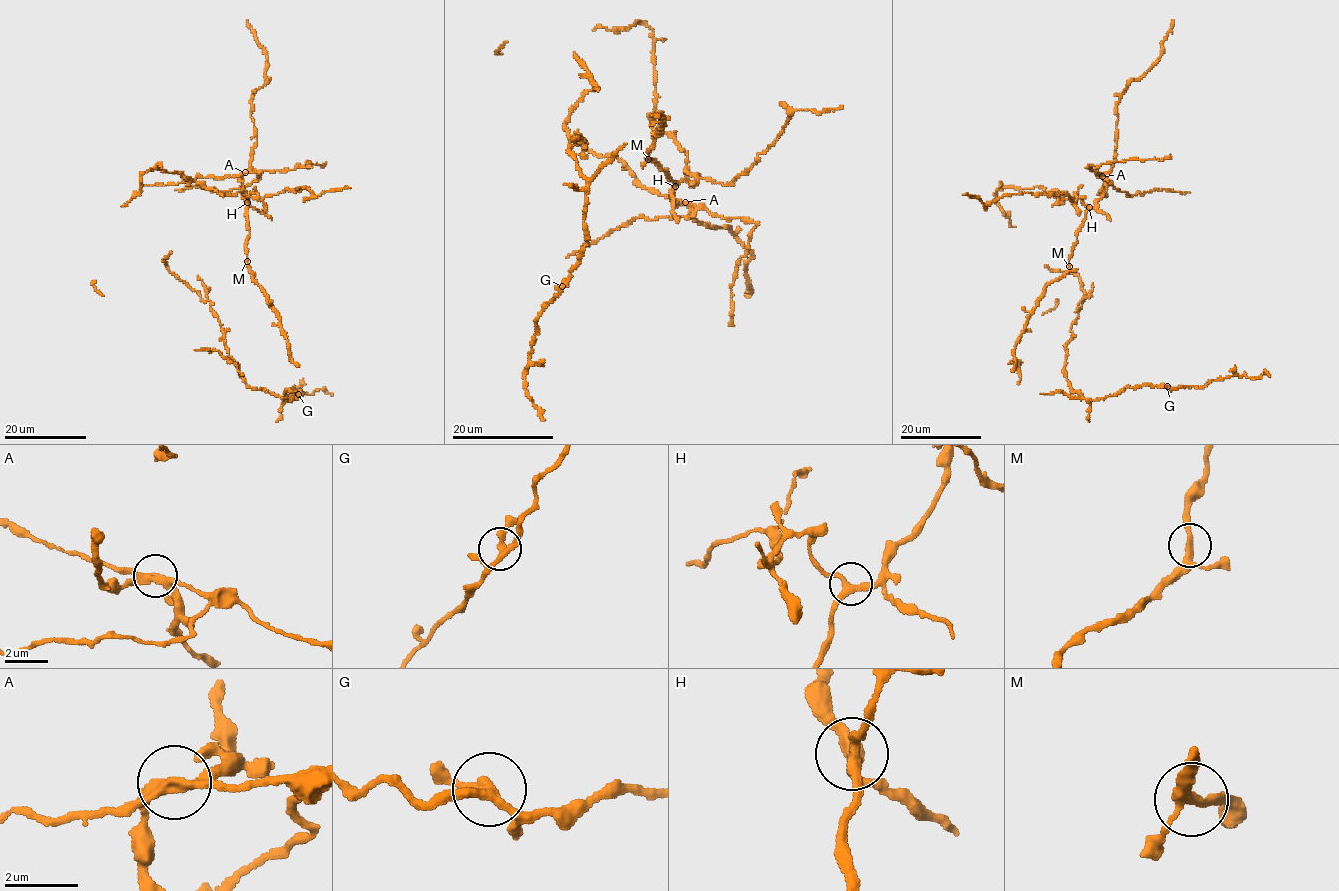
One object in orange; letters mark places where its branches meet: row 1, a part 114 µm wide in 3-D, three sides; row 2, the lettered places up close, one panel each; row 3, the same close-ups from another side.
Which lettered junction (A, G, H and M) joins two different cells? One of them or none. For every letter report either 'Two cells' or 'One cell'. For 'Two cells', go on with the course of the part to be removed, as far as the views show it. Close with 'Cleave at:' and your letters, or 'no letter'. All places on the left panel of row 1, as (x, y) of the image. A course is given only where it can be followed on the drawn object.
A: Two cells. Course of the part to remove: (245, 172), (309, 167), (307, 161), (323, 167), (325, 162)
G: One cell
H: One cell
M: One cell
Cleave at: A

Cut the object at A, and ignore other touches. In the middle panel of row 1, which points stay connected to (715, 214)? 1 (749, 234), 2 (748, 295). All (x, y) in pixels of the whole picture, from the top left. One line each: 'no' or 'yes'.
1: yes
2: no

